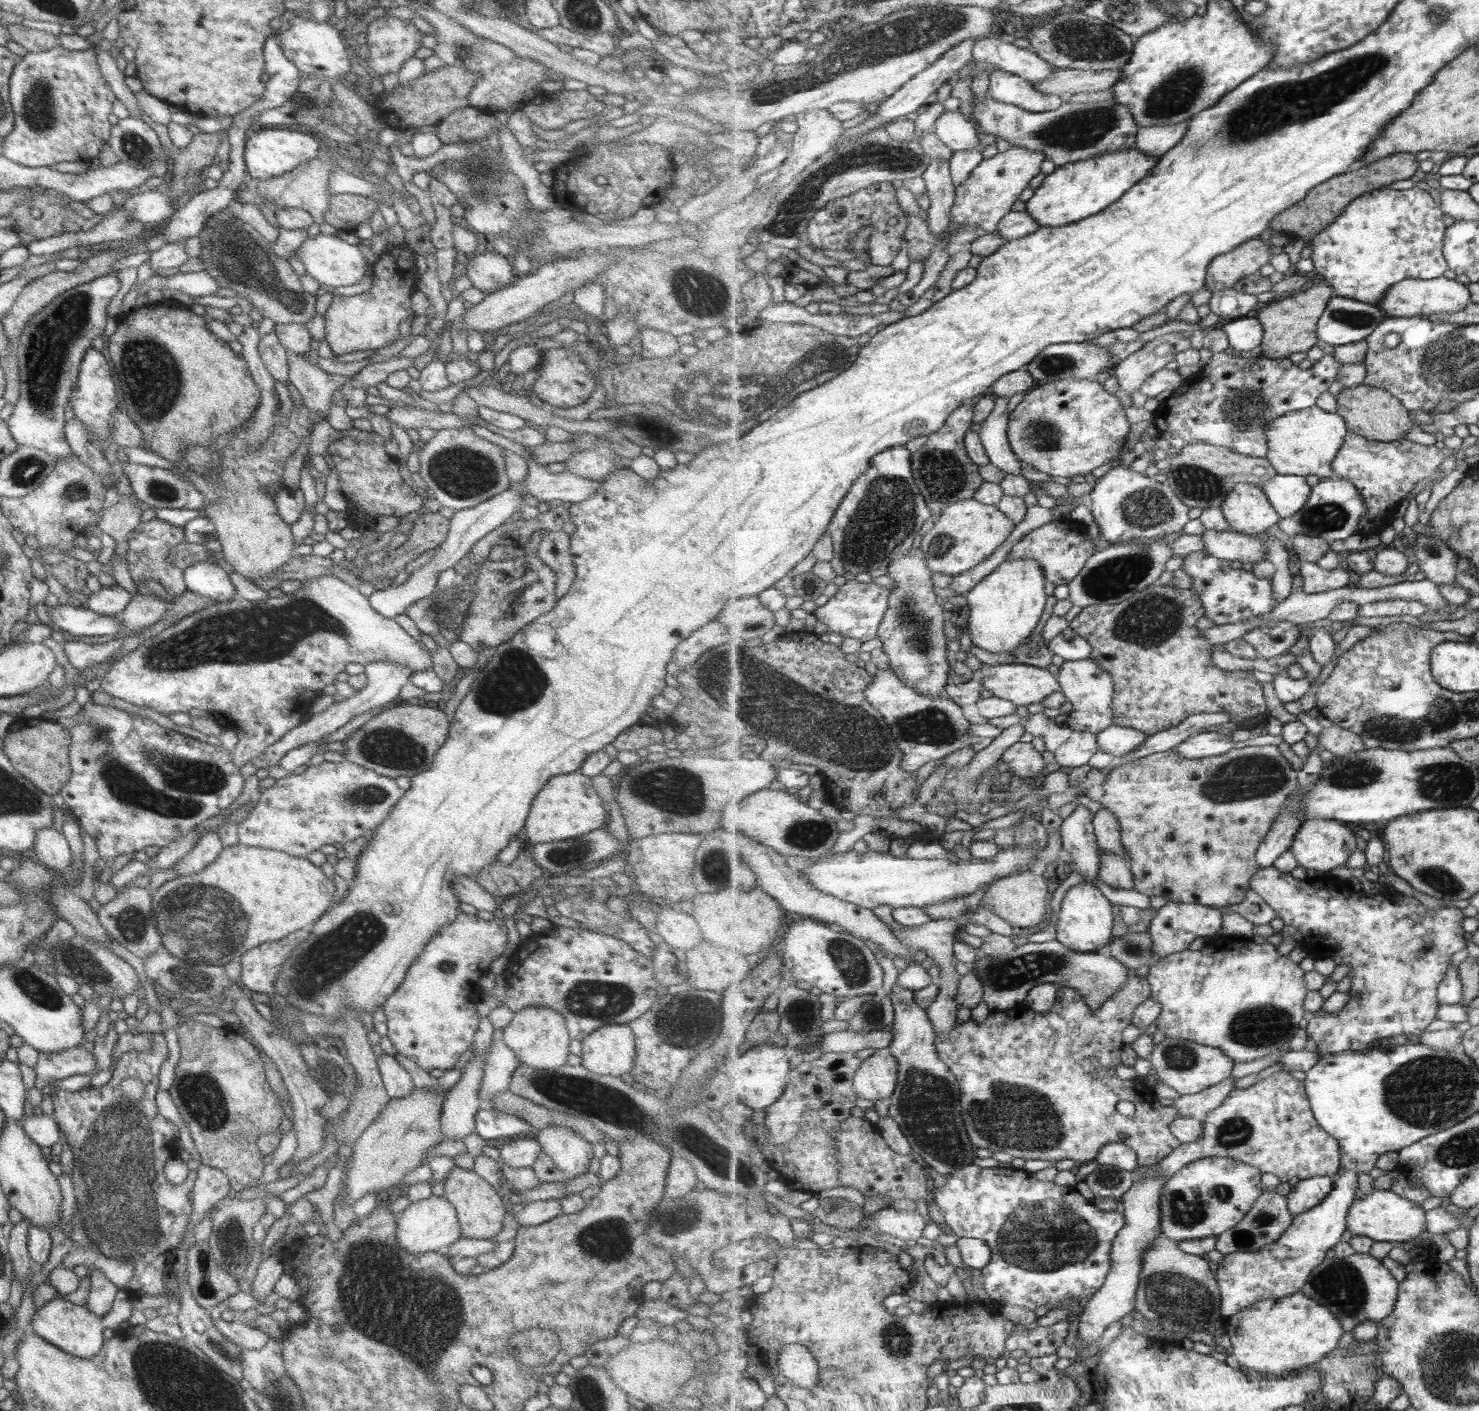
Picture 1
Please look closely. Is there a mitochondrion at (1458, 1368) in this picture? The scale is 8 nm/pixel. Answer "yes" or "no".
yes

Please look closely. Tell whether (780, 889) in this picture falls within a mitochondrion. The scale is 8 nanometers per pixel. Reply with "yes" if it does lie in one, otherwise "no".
no

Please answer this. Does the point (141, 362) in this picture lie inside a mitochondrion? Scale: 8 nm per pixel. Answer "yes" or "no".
yes

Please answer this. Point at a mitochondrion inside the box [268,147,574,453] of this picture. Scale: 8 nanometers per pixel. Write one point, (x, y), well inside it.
(473, 181)

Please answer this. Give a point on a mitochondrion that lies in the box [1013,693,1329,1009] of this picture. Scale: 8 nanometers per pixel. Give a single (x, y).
(1251, 776)

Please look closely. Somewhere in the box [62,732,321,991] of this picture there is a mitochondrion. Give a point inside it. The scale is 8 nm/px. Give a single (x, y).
(210, 922)

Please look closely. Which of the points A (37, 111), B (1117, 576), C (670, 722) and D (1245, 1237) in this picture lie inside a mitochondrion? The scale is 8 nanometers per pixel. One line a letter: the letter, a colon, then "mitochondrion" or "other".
A: mitochondrion
B: mitochondrion
C: other
D: mitochondrion

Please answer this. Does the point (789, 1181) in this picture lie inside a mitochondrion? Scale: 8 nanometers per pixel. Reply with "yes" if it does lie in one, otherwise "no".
no

